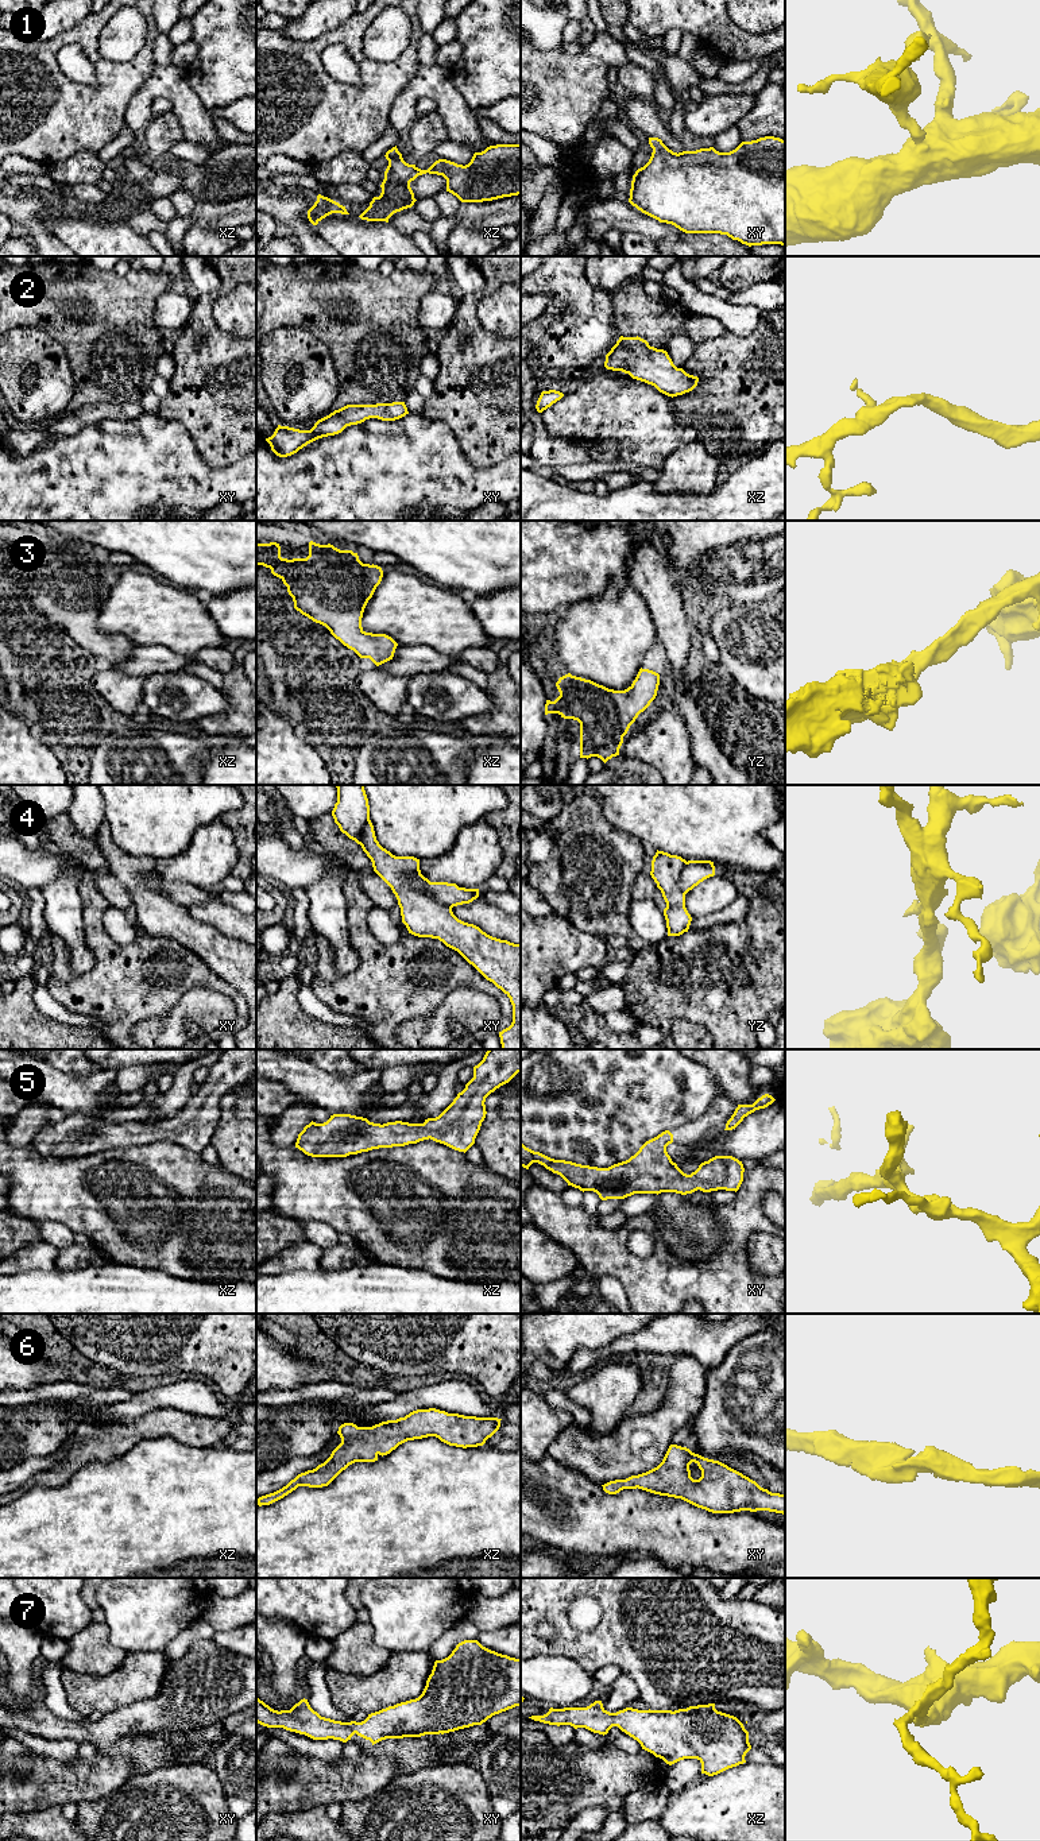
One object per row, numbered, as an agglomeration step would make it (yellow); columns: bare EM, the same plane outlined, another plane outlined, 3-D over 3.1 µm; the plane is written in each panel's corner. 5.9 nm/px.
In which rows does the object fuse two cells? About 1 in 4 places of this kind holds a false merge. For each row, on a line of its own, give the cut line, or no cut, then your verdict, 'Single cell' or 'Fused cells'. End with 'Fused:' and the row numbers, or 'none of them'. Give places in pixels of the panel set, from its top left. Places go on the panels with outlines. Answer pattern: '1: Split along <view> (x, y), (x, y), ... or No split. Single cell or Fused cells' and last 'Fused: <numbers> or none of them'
1: No split. Single cell
2: No split. Single cell
3: No split. Single cell
4: Split along xy (409, 874), (409, 882), (414, 888), (451, 908). Fused cells
5: No split. Single cell
6: No split. Single cell
7: No split. Single cell
Fused: 4

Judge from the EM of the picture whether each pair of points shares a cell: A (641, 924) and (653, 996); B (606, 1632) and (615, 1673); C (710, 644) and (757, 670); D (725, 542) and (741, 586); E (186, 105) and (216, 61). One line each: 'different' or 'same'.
A: different
B: different
C: different
D: same
E: different

